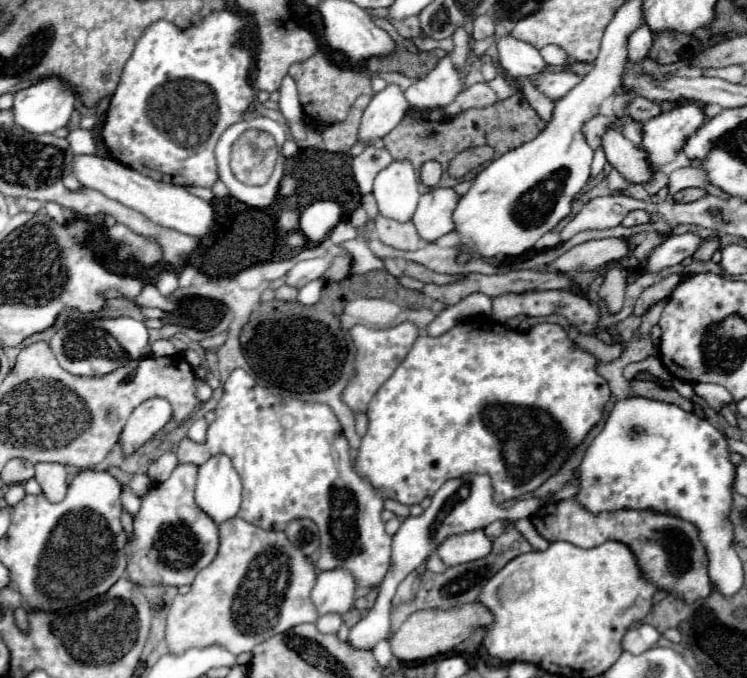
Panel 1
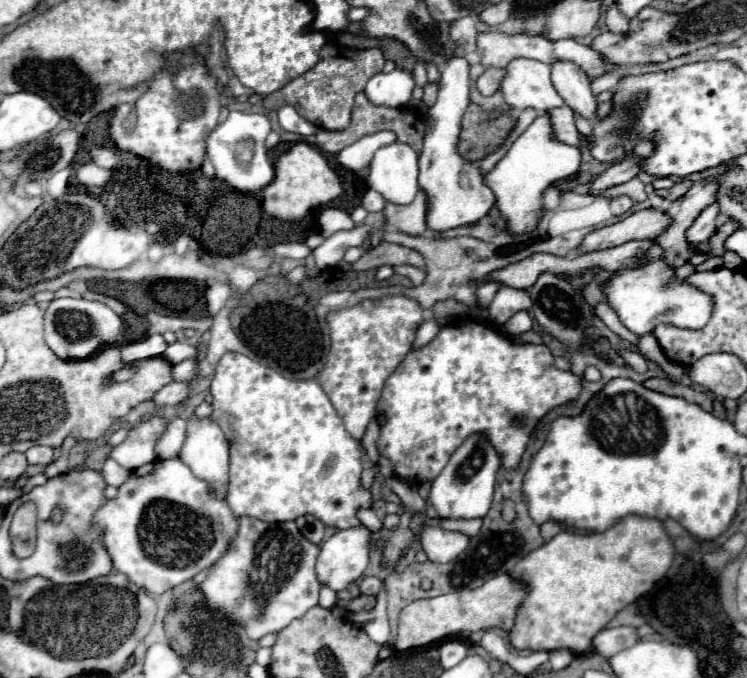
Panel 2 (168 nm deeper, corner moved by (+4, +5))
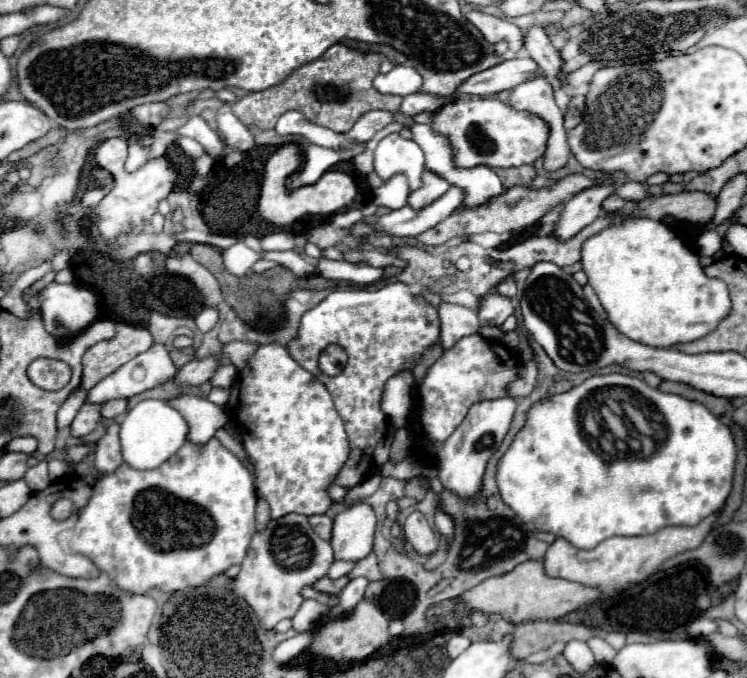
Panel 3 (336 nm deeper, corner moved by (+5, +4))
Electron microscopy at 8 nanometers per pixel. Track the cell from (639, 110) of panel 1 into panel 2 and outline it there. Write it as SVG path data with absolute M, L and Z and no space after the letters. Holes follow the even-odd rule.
M605 91L605 93L597 95L597 101L599 101L599 117L605 119L613 109L613 93Z

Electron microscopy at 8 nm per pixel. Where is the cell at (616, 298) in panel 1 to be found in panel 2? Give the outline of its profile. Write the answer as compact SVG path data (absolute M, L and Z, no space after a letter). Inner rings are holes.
M621 349L619 351L621 353L621 357L625 359L625 363L629 365L629 367L633 367L635 371L639 371L639 373L643 373L643 371L647 371L647 361L645 361L645 357L641 355L641 353L637 353L637 351L631 351L631 349Z

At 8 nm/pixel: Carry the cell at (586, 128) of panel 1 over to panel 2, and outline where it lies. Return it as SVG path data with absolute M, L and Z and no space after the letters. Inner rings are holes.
M563 105L563 107L551 109L549 115L551 115L553 129L555 129L555 137L559 141L563 141L567 145L579 145L581 143L583 137L581 137L581 133L575 127L575 113L573 113L573 109Z

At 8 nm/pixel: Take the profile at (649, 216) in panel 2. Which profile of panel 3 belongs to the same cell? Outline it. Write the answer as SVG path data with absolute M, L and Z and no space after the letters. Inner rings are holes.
M682 190L678 194L646 198L638 202L636 210L630 216L648 216L654 220L662 220L666 214L666 216L674 216L676 220L708 224L716 212L716 206L718 206L716 198L712 198L708 192Z

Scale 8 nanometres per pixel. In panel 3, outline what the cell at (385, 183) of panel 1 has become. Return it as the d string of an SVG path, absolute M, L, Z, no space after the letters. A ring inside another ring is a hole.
M398 132L388 134L376 146L374 170L382 180L402 172L408 178L410 190L418 190L422 186L424 152L414 140L404 138Z

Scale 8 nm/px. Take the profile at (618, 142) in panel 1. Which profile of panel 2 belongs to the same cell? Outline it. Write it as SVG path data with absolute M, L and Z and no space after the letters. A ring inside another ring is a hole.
M555 61L551 69L551 81L563 101L581 117L599 121L597 99L591 91L591 79L575 63L569 61Z

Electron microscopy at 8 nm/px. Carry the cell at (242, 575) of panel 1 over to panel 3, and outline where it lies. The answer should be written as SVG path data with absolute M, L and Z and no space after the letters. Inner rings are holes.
M286 514L272 520L264 532L256 532L250 542L248 554L240 566L242 570L234 578L232 590L254 608L264 630L270 630L280 620L294 618L300 604L304 602L300 590L324 578L332 562L334 554L330 542L322 540L312 530L308 518L302 514Z

